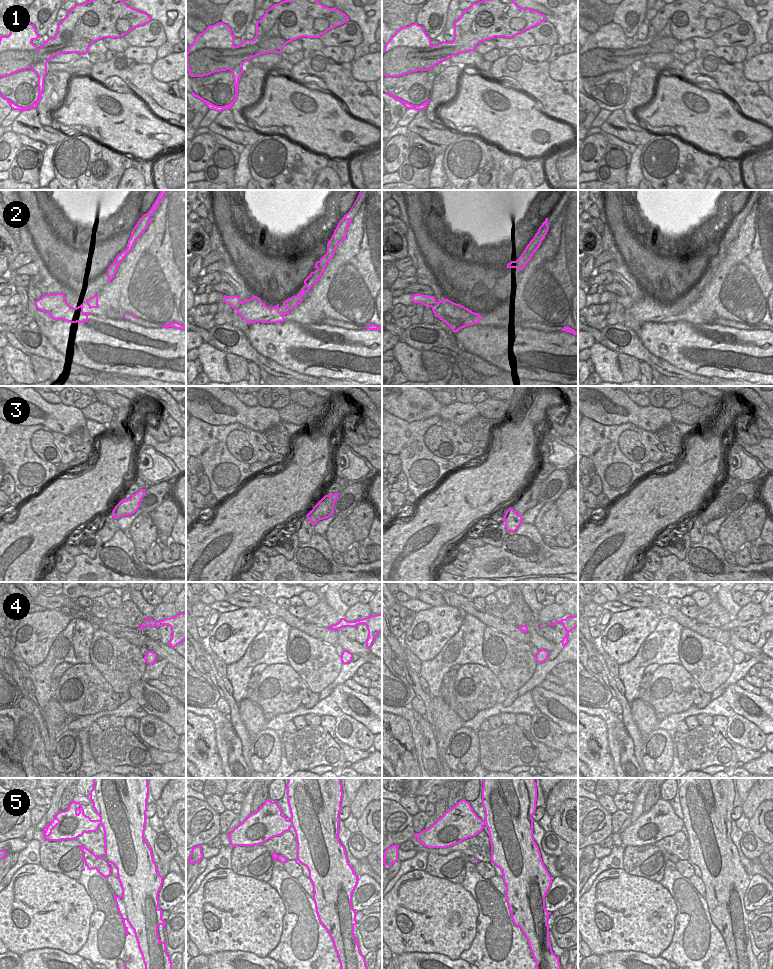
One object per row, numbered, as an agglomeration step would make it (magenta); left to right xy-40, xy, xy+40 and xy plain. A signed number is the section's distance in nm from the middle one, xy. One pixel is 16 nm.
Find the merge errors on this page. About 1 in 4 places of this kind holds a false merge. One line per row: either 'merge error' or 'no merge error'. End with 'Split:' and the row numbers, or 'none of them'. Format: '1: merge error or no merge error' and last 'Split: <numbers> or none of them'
1: no merge error
2: no merge error
3: merge error
4: no merge error
5: merge error
Split: 3, 5

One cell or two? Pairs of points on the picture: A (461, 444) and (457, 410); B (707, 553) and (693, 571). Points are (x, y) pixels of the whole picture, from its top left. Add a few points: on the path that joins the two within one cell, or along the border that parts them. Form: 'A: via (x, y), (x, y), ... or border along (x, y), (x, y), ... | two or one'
A: border along (441, 418), (448, 419), (459, 426) | two
B: via (707, 557), (697, 567) | one

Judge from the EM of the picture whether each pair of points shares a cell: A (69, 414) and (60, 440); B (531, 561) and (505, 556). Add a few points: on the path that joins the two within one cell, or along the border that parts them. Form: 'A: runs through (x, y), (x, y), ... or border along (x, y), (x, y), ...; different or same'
A: border along (51, 431), (57, 431), (68, 436); different
B: runs through (525, 556), (511, 556); same

